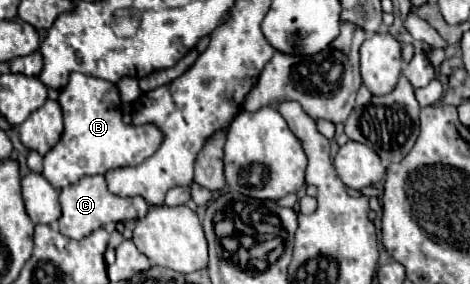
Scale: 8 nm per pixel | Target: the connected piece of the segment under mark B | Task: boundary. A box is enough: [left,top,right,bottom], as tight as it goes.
[43,73,163,189]

